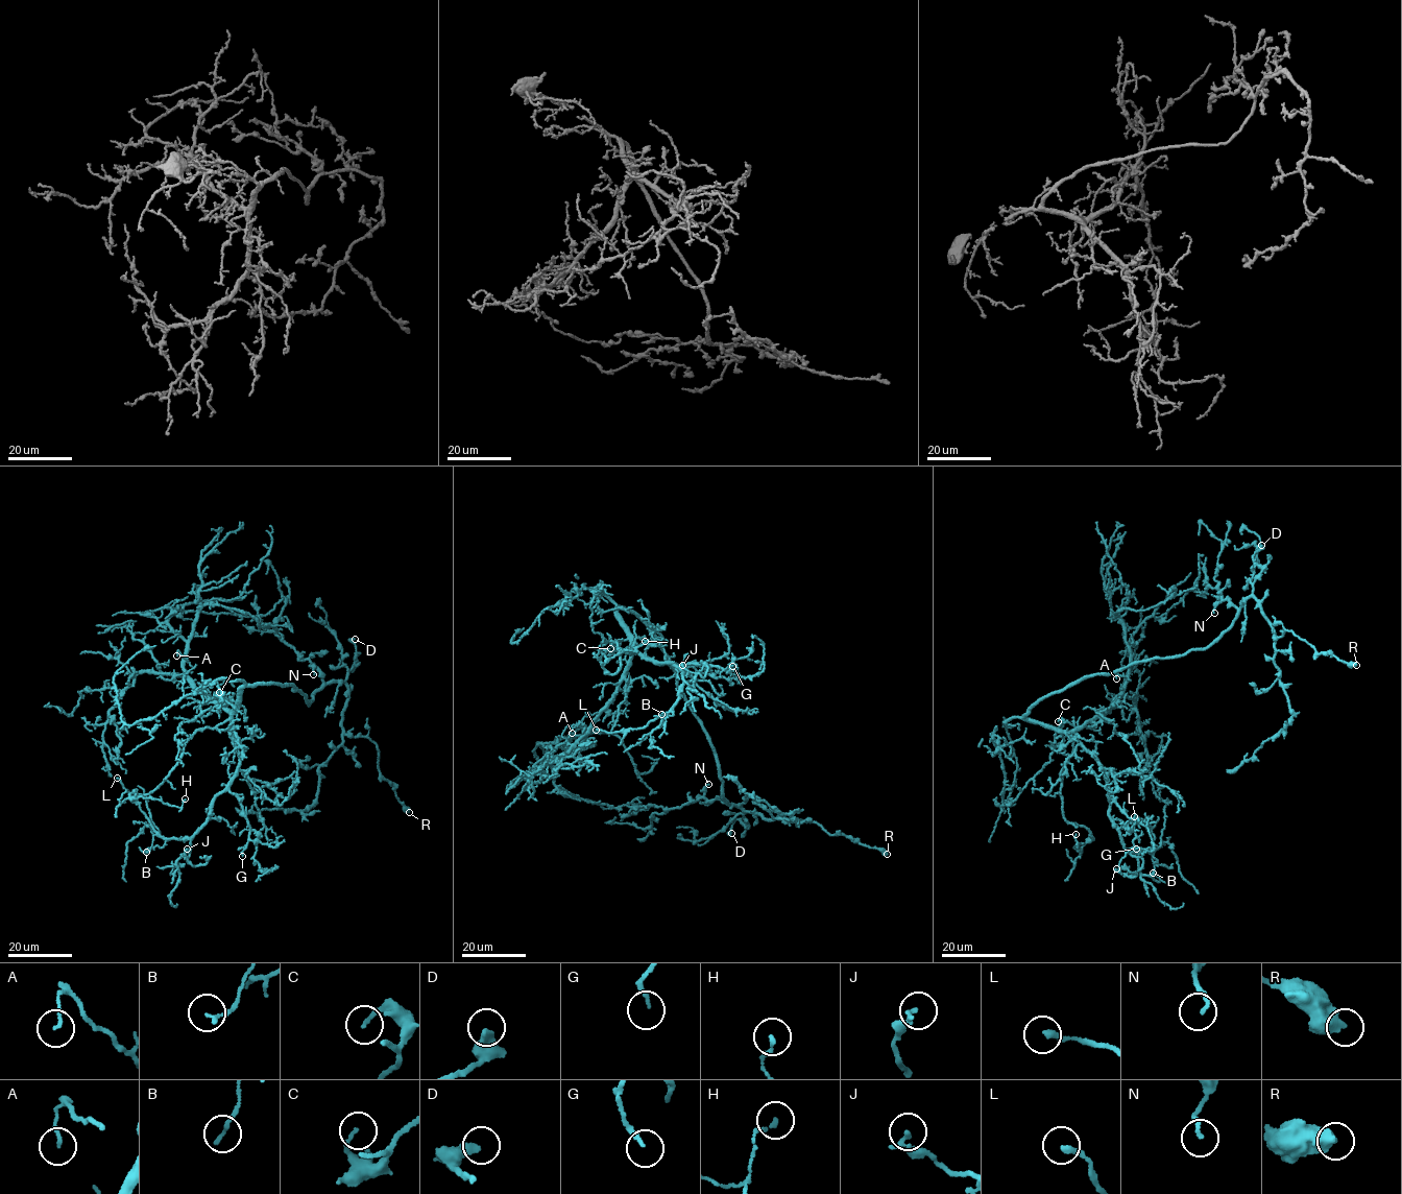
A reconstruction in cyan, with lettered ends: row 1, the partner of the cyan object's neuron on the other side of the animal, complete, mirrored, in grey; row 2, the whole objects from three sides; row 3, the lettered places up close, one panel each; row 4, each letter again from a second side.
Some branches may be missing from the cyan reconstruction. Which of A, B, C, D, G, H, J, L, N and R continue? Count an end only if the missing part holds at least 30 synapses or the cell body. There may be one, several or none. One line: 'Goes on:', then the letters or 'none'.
Goes on: none

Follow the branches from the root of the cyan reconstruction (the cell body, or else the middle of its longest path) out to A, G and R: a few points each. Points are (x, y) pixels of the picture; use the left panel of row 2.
A: (287, 684), (247, 685), (227, 712), (196, 687), (184, 666), (187, 659), (178, 651), (176, 655)
G: (287, 684), (247, 685), (237, 694), (231, 715), (239, 764), (228, 791), (239, 800), (249, 831), (242, 856)
R: (287, 684), (305, 695), (308, 705), (327, 684), (344, 683), (342, 730), (373, 741), (379, 773), (409, 812)

